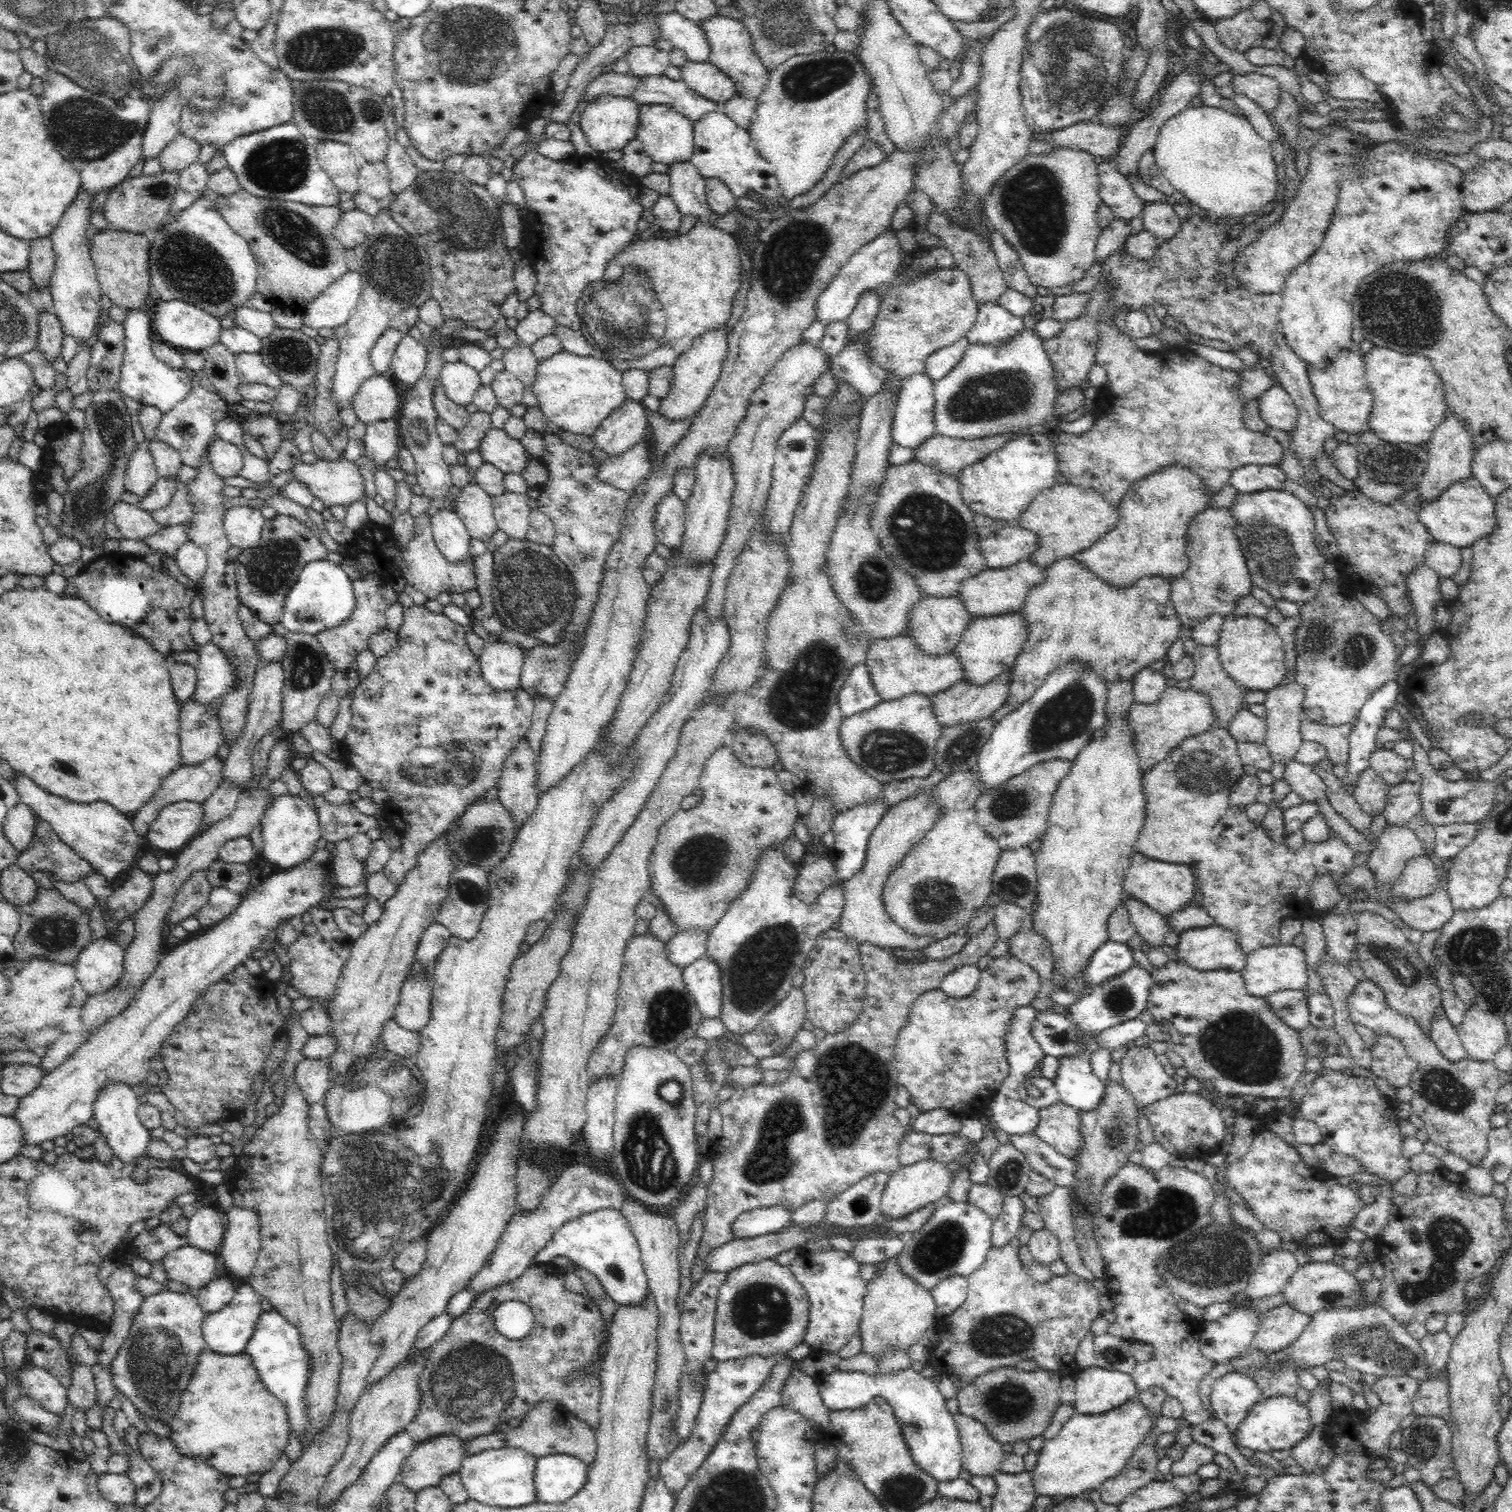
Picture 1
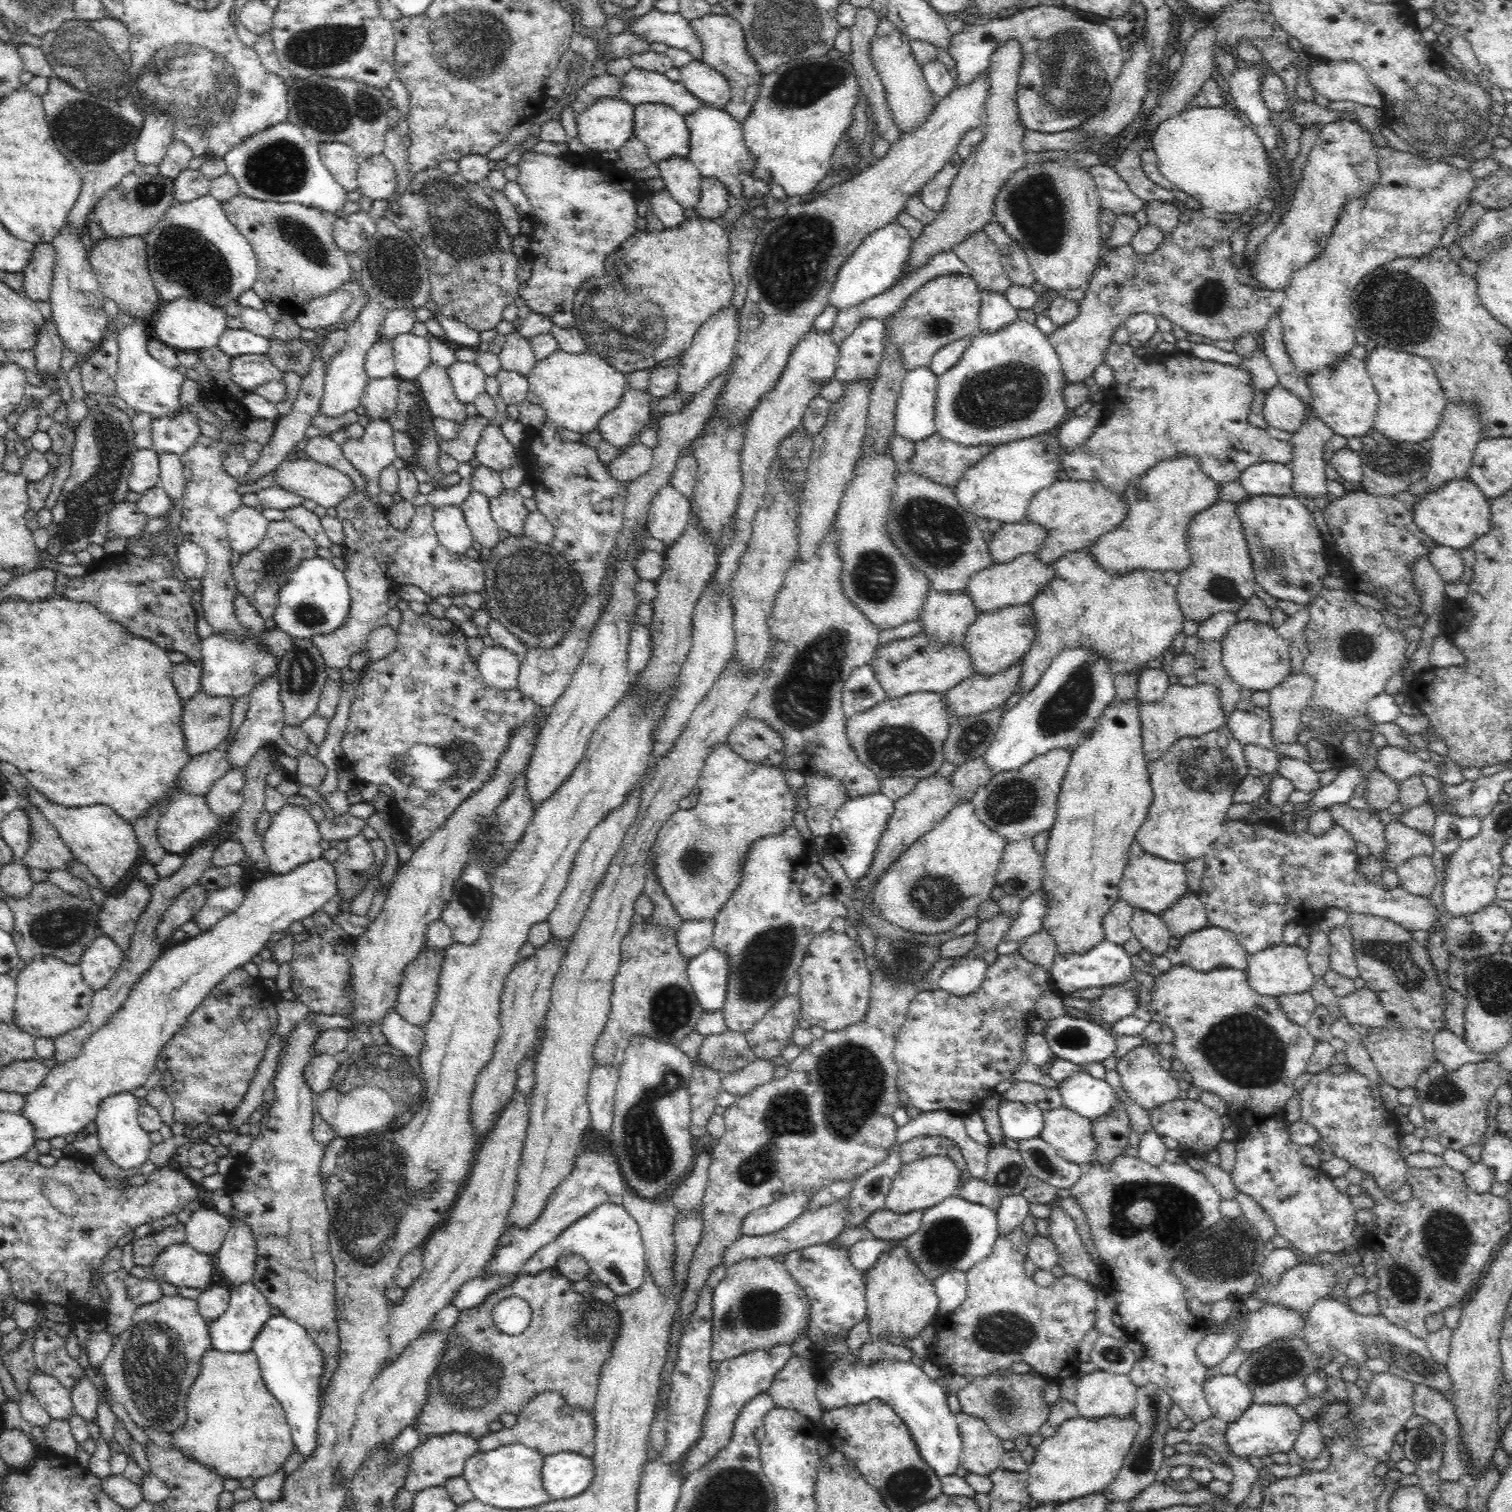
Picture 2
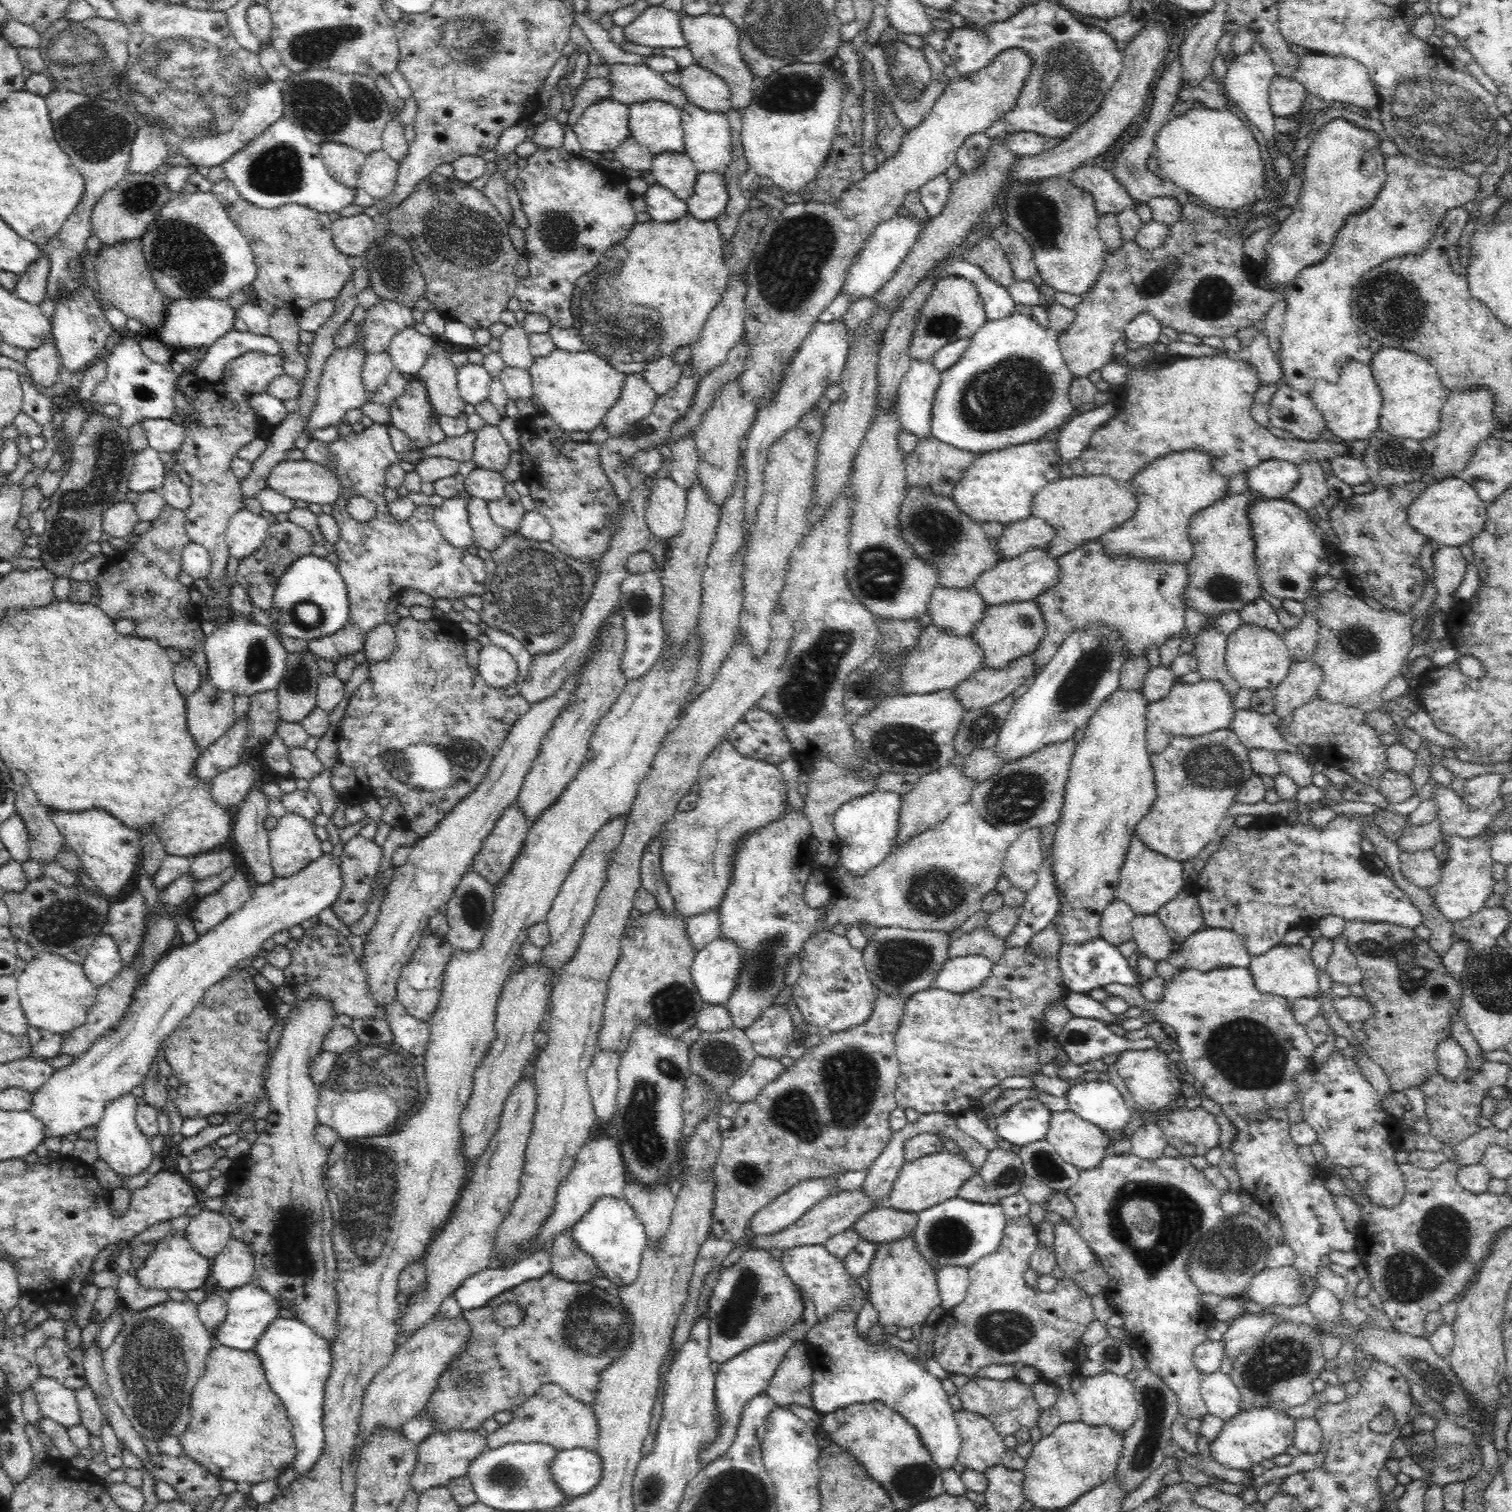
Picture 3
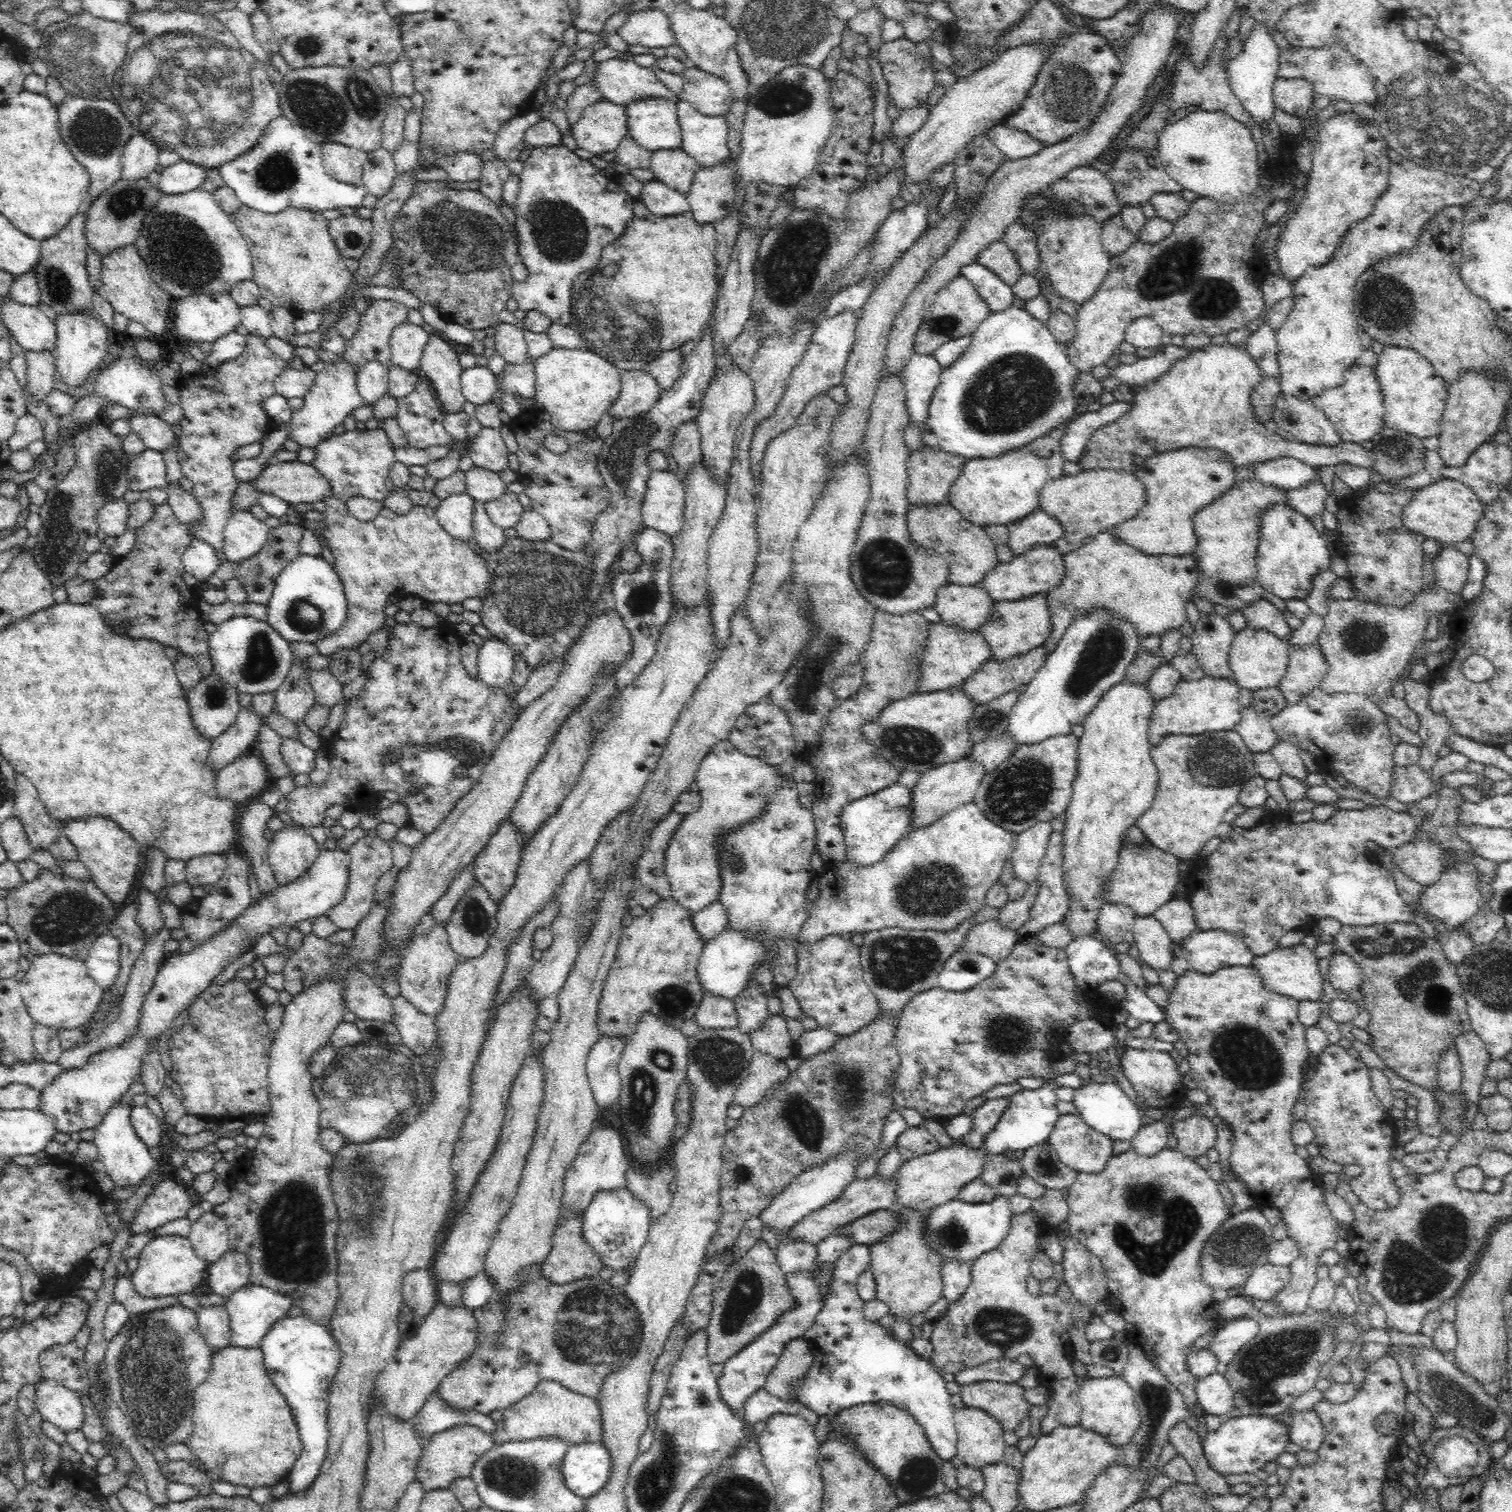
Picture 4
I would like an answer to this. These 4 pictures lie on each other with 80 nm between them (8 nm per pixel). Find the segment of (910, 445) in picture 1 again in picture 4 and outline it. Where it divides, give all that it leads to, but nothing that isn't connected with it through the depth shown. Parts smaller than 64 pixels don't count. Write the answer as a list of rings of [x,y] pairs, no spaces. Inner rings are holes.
[[[912,353],[904,370],[904,407],[908,413],[908,423],[923,430],[928,416],[929,402],[940,383],[943,369],[933,355]]]

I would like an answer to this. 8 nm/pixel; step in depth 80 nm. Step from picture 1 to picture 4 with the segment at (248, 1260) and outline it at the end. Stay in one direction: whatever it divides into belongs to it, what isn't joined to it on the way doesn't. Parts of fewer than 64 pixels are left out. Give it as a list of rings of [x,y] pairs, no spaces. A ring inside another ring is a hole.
[[[235,1248],[229,1249],[229,1252],[207,1268],[208,1286],[212,1294],[229,1296],[250,1283],[252,1269],[248,1257],[238,1253]]]

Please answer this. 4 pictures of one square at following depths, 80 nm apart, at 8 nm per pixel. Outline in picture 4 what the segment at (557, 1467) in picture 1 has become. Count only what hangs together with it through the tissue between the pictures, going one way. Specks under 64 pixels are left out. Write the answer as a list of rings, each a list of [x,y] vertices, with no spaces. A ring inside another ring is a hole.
[[[601,1441],[570,1445],[560,1465],[564,1485],[583,1500],[596,1495],[611,1476],[611,1456]]]

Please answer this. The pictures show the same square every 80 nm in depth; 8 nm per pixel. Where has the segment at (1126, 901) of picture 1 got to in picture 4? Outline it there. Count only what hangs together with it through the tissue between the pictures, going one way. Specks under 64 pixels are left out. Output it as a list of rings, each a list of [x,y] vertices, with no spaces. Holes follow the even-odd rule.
[[[1154,915],[1136,916],[1133,922],[1132,934],[1132,941],[1136,942],[1141,960],[1145,960],[1148,966],[1151,966],[1158,972],[1170,967],[1172,959],[1175,958],[1172,952],[1172,950],[1174,950],[1174,942],[1169,937],[1166,929],[1158,922],[1158,919],[1154,918]]]

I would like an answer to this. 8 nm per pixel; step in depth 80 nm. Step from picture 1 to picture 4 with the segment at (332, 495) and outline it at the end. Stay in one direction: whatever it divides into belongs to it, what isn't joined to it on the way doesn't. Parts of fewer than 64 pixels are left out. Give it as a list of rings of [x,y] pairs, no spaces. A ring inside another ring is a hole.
[[[300,461],[275,462],[268,465],[254,480],[255,490],[276,495],[288,503],[320,502],[331,495],[324,475],[311,464]]]

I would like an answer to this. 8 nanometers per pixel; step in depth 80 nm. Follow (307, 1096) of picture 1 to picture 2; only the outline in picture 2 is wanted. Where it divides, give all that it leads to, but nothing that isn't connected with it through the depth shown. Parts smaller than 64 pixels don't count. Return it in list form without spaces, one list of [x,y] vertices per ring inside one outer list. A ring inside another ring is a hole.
[[[323,1054],[313,1055],[308,1064],[304,1066],[304,1081],[308,1083],[314,1101],[330,1088],[339,1063],[340,1060],[337,1057]]]

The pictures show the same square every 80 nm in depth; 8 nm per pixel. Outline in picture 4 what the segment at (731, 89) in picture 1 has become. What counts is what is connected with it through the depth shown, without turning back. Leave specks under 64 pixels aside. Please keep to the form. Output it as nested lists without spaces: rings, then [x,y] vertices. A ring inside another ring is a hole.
[[[693,65],[682,70],[680,75],[683,80],[682,99],[706,116],[720,116],[728,112],[733,98],[724,80]]]

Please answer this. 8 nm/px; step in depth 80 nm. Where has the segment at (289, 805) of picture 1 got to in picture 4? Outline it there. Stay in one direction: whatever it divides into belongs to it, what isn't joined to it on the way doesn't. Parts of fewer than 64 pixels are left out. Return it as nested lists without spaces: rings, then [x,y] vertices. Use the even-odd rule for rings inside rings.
[[[295,821],[291,822],[291,824],[284,824],[279,831],[274,832],[268,850],[270,867],[278,884],[289,885],[292,880],[302,876],[308,868],[312,867],[320,852],[320,847],[318,847],[316,840],[309,834],[306,827],[297,824]]]

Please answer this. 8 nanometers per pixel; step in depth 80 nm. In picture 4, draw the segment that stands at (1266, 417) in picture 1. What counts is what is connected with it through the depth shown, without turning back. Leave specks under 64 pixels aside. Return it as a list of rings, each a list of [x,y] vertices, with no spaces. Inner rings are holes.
[[[1280,392],[1271,412],[1271,422],[1306,444],[1340,444],[1340,435],[1332,421],[1318,410],[1311,399],[1296,398]]]

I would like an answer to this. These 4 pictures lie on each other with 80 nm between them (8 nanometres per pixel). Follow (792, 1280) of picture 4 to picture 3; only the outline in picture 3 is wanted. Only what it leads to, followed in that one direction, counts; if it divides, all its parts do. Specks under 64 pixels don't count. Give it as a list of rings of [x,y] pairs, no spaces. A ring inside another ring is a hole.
[[[802,1292],[804,1303],[803,1315],[799,1318],[800,1322],[782,1338],[774,1340],[774,1342],[766,1342],[766,1344],[758,1344],[733,1356],[726,1362],[720,1363],[719,1370],[715,1374],[715,1403],[719,1413],[719,1436],[716,1436],[714,1442],[706,1446],[706,1450],[699,1452],[699,1460],[702,1461],[702,1466],[706,1467],[713,1460],[716,1460],[721,1454],[724,1454],[730,1444],[732,1444],[740,1416],[746,1403],[757,1393],[767,1392],[770,1380],[774,1376],[781,1360],[786,1356],[789,1348],[792,1348],[796,1342],[806,1339],[810,1330],[817,1325],[816,1313],[814,1306],[810,1302],[810,1297]]]

